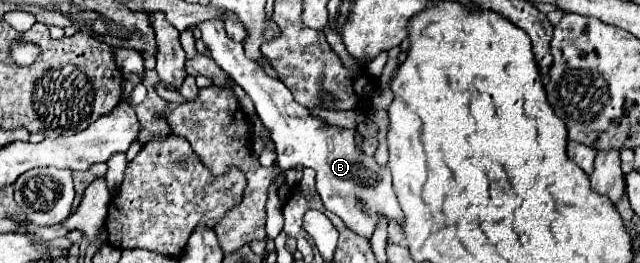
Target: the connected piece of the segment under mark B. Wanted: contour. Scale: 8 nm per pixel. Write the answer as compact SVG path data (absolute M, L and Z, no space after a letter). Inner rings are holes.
M208 19L204 23L198 23L196 29L202 35L204 45L210 49L210 57L248 93L248 97L254 101L256 113L262 119L262 123L270 129L272 139L278 149L278 167L282 173L288 169L294 169L298 165L310 167L316 171L316 191L322 197L326 209L334 211L342 221L358 235L372 237L378 215L384 213L388 219L396 219L402 223L402 209L398 205L398 199L392 189L392 177L388 167L380 167L374 163L374 159L362 155L354 145L354 129L342 129L332 127L324 123L322 119L316 119L308 113L306 107L294 101L288 87L276 79L270 77L258 63L250 61L244 55L242 43L236 43L228 39L224 31L224 23L220 19ZM356 201L362 201L368 207L368 213L360 211L356 207Z

